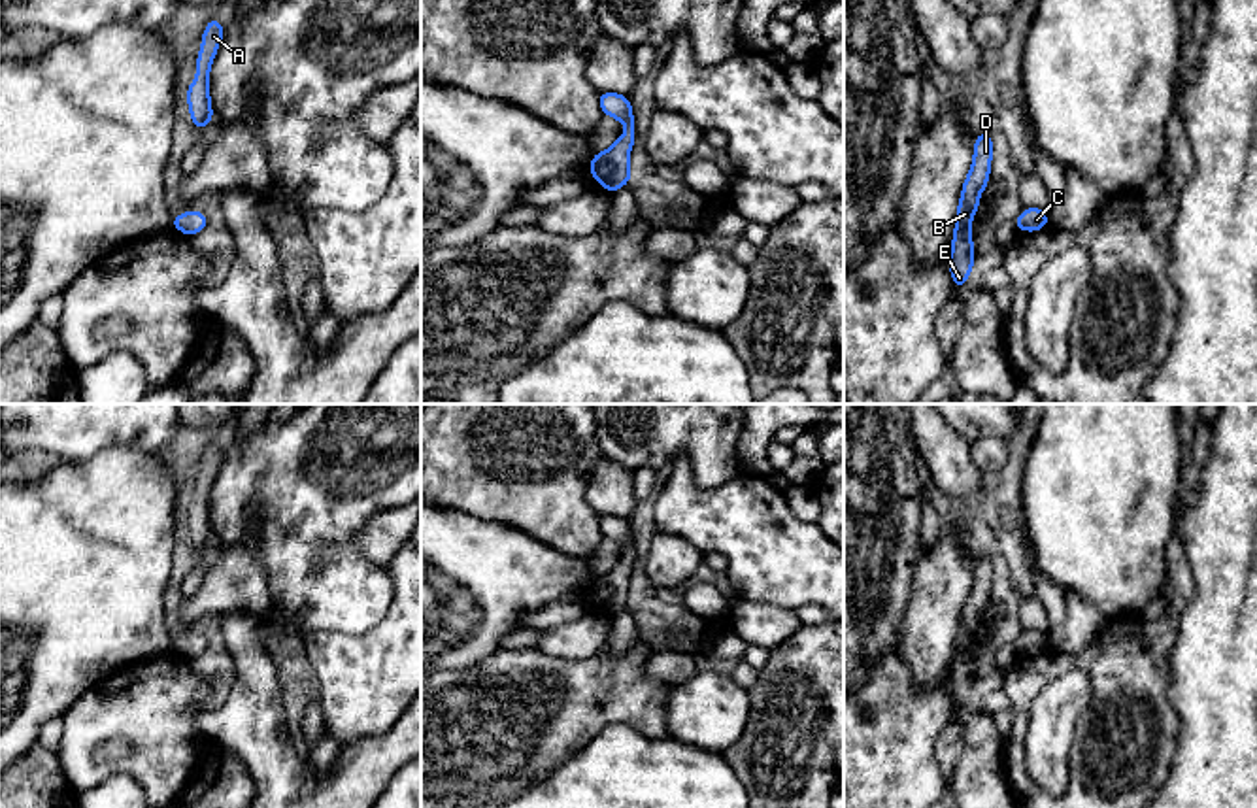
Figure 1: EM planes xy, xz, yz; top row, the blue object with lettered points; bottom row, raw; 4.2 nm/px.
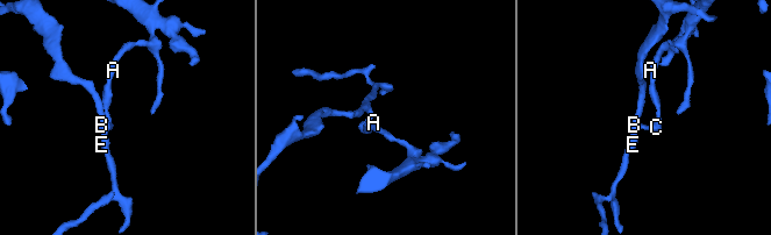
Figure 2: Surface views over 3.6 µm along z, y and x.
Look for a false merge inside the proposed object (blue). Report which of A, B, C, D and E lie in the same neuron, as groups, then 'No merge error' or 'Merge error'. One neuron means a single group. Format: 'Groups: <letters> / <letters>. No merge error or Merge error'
Groups: A B C D E. No merge error

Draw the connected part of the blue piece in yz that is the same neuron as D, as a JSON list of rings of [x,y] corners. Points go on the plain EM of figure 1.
[[[991,553],[980,555],[980,559],[974,563],[974,583],[963,606],[949,676],[949,693],[957,714],[966,706],[974,689],[976,676],[970,661],[970,646],[978,634],[980,617],[989,606],[991,580]]]

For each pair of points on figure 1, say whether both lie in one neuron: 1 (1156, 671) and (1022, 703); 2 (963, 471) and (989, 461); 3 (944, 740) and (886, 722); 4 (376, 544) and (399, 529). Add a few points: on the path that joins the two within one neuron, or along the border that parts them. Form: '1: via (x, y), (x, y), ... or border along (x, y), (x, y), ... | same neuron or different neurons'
1: via (1120, 665), (1061, 661), (1048, 667) | same neuron
2: border along (971, 444), (974, 465), (984, 474) | different neurons
3: border along (957, 720), (937, 739), (935, 759), (942, 782) | different neurons
4: via (382, 538), (393, 529) | same neuron

